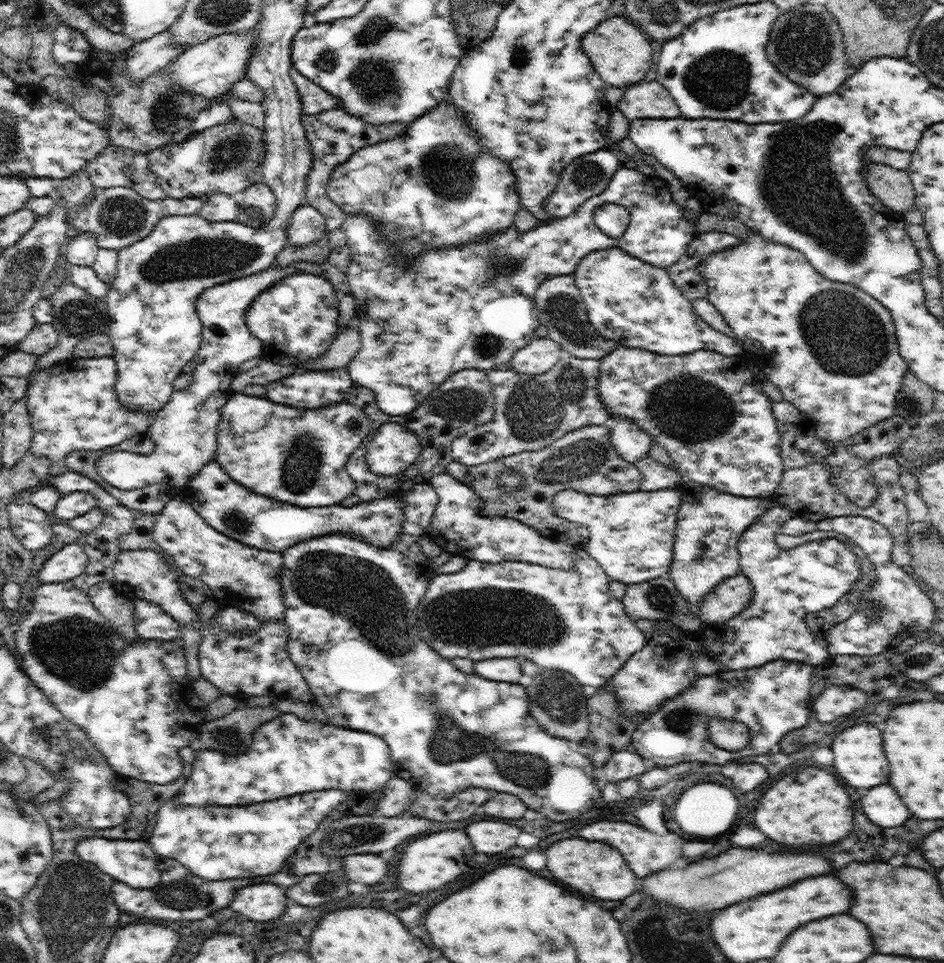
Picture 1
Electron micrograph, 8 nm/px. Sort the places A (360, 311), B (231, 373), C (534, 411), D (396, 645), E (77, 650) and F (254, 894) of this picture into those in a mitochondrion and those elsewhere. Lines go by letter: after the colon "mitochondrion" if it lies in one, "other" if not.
A: other
B: other
C: mitochondrion
D: mitochondrion
E: mitochondrion
F: other

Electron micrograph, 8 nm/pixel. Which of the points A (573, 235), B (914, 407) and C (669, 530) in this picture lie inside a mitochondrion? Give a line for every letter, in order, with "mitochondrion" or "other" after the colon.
A: other
B: mitochondrion
C: other

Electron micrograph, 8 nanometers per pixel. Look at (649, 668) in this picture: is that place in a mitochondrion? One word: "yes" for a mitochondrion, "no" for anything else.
no

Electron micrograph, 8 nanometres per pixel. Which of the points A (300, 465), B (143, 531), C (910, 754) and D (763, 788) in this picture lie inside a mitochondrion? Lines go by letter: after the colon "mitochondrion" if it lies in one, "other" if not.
A: mitochondrion
B: other
C: other
D: other

